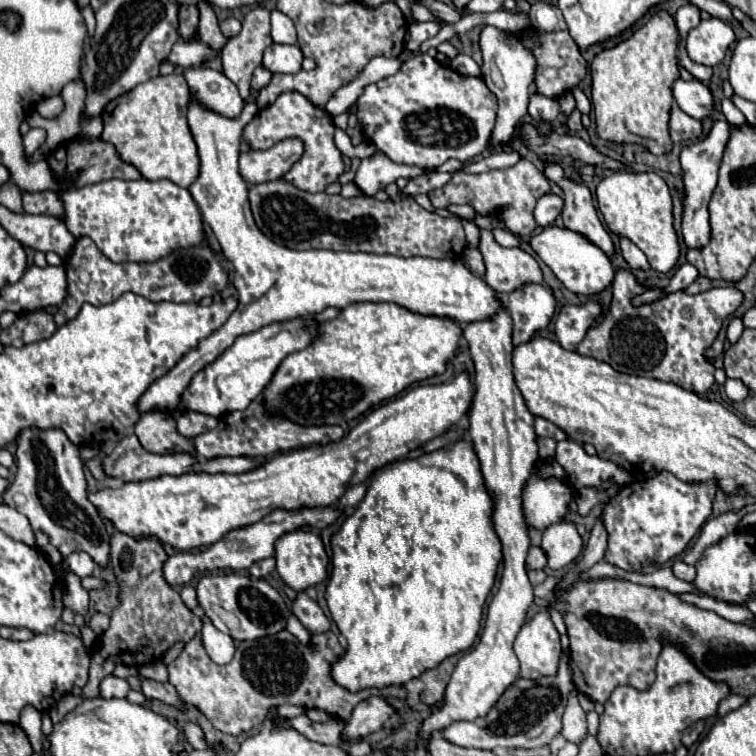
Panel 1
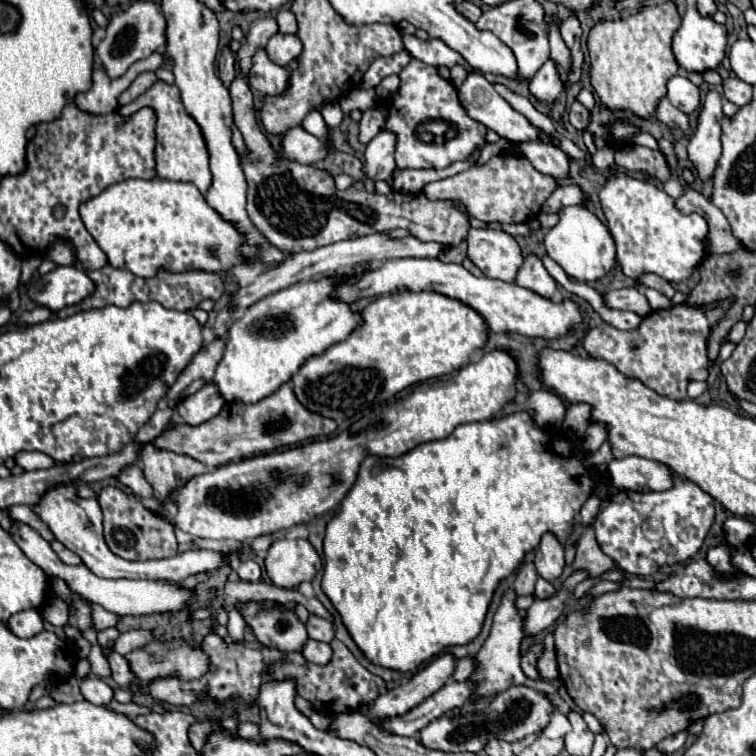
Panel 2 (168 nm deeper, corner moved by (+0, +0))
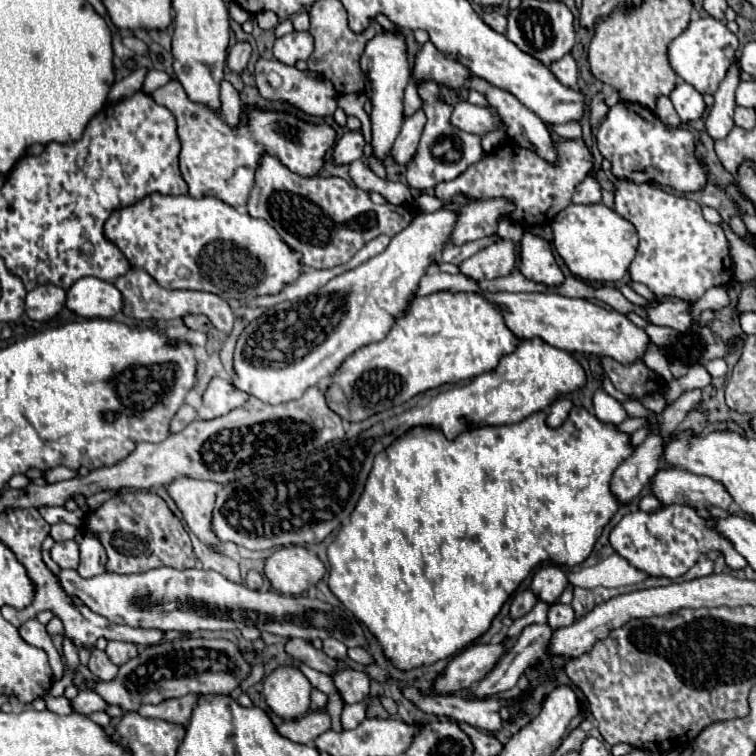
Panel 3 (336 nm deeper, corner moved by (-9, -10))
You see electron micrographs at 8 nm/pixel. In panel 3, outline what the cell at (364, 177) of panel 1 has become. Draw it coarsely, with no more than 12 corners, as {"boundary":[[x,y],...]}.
{"boundary":[[417,110],[405,118],[391,156],[407,164],[413,158],[425,122]]}

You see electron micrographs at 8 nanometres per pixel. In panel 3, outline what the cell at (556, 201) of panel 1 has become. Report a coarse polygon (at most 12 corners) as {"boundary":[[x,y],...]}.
{"boundary":[[589,174],[575,190],[573,202],[601,202],[601,186]]}

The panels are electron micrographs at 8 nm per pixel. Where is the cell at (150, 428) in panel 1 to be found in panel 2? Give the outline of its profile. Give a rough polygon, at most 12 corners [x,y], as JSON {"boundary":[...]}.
{"boundary":[[144,446],[146,480],[162,500],[208,472],[196,458]]}

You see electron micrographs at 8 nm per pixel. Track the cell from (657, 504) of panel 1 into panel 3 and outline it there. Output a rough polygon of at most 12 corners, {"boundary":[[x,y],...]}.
{"boundary":[[691,506],[623,516],[609,540],[651,576],[677,578],[709,550],[747,560]]}

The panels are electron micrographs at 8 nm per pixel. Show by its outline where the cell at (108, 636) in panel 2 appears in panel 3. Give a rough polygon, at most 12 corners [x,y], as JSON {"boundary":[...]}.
{"boundary":[[109,642],[105,654],[115,666],[137,656],[129,642]]}

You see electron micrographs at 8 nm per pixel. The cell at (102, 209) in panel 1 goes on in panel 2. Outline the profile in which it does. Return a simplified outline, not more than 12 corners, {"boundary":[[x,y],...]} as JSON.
{"boundary":[[186,182],[80,204],[110,266],[224,276],[254,254]]}

